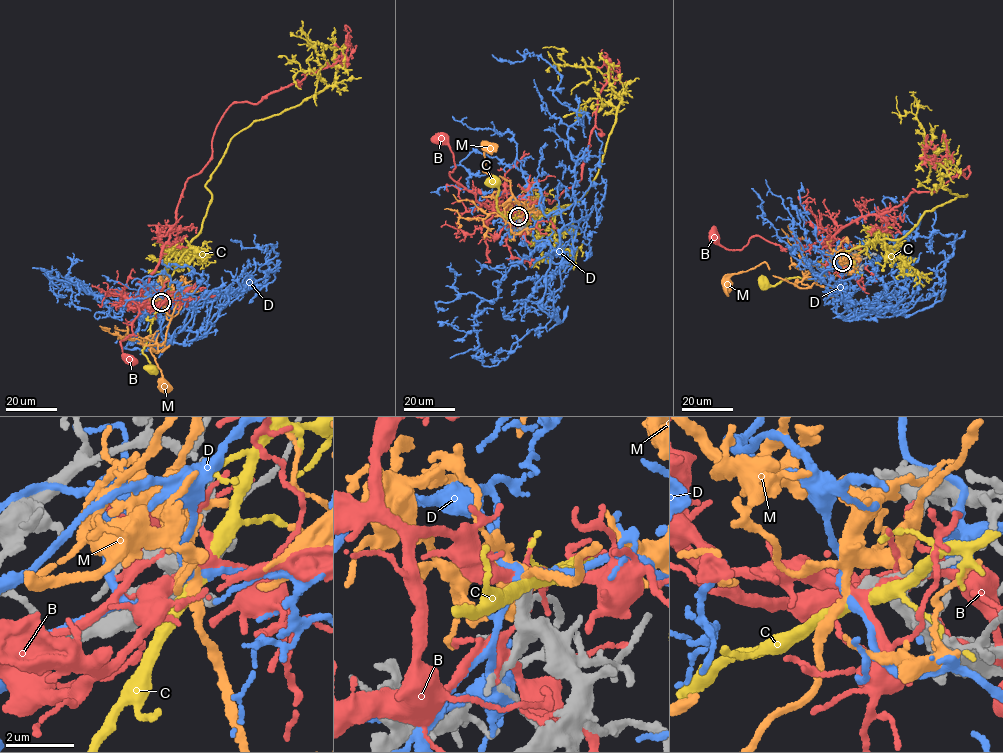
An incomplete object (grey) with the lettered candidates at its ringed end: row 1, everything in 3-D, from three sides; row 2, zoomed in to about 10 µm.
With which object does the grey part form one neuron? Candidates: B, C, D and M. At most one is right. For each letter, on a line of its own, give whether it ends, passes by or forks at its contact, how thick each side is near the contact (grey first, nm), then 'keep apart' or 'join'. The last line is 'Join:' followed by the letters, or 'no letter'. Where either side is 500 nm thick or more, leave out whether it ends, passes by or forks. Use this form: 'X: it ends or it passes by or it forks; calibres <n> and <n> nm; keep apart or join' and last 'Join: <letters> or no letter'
B: it forks; calibres 320 and 220 nm; keep apart
C: it passes by; calibres 320 and 320 nm; keep apart
D: it forks; calibres 320 and 200 nm; keep apart
M: it passes by; calibres 320 and 220 nm; join
Join: M

